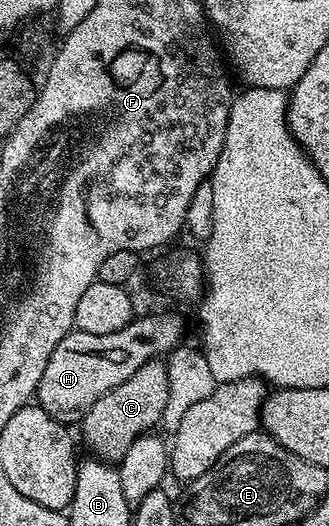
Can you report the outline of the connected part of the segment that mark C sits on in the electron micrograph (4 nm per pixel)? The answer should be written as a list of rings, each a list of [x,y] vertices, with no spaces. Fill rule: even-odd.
[[[158,359],[143,363],[143,367],[139,367],[139,371],[135,371],[135,375],[131,375],[131,379],[126,379],[124,383],[119,383],[119,387],[107,391],[107,395],[95,399],[91,411],[87,411],[81,418],[79,430],[81,429],[81,437],[85,440],[86,447],[94,449],[97,452],[94,454],[106,463],[120,463],[123,455],[127,455],[127,447],[131,447],[131,443],[135,443],[137,437],[156,430],[162,424],[161,417],[164,414],[164,407],[167,405],[167,397],[168,367],[166,362]]]

